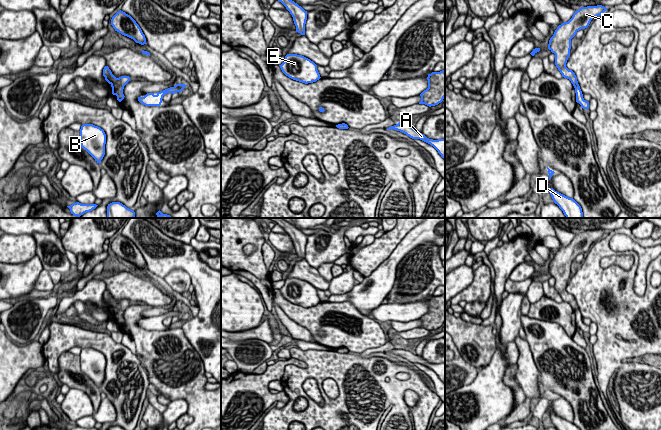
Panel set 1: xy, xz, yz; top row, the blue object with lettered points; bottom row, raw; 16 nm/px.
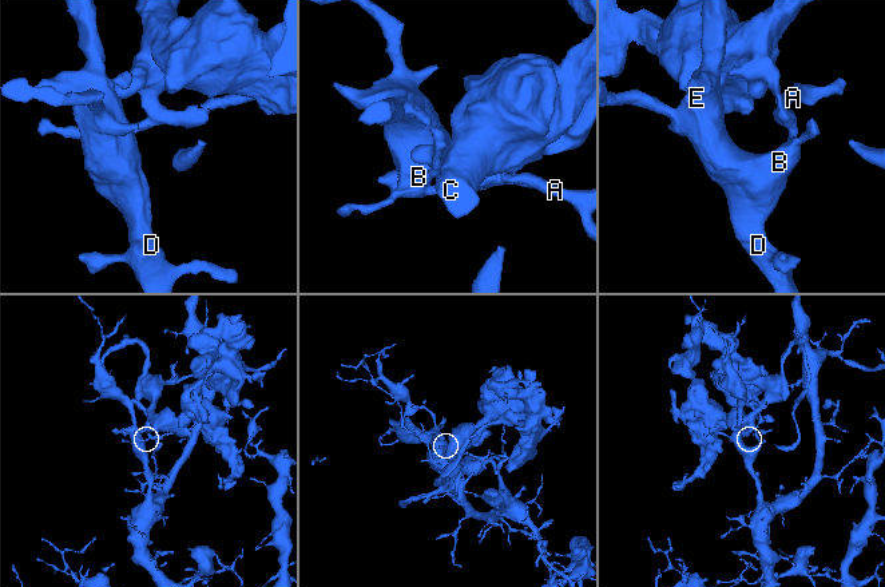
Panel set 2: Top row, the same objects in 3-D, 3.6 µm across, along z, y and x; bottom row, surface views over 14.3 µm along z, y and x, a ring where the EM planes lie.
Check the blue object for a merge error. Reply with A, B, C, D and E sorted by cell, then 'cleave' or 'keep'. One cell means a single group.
A B D E / C; cleave

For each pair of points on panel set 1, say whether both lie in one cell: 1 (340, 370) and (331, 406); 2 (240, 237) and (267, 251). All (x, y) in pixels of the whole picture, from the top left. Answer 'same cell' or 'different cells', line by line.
1: same cell
2: different cells

